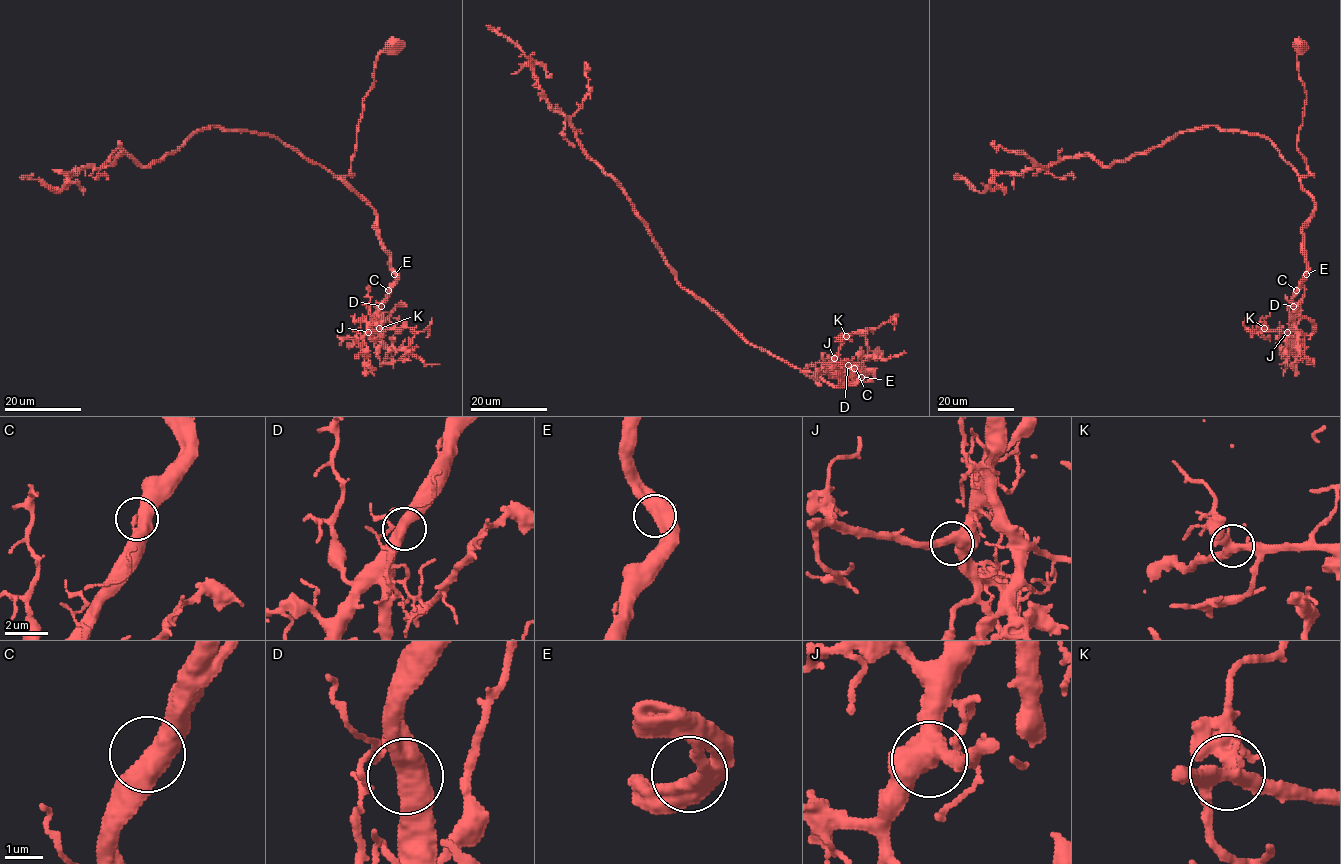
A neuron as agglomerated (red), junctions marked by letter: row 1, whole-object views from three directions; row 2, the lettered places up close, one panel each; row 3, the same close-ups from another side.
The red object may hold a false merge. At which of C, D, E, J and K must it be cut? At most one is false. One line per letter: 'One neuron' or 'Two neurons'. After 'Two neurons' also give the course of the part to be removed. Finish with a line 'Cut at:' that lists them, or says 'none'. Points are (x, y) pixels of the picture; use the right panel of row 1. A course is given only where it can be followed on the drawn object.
C: One neuron
D: One neuron
E: One neuron
J: One neuron
K: One neuron
Cut at: none

